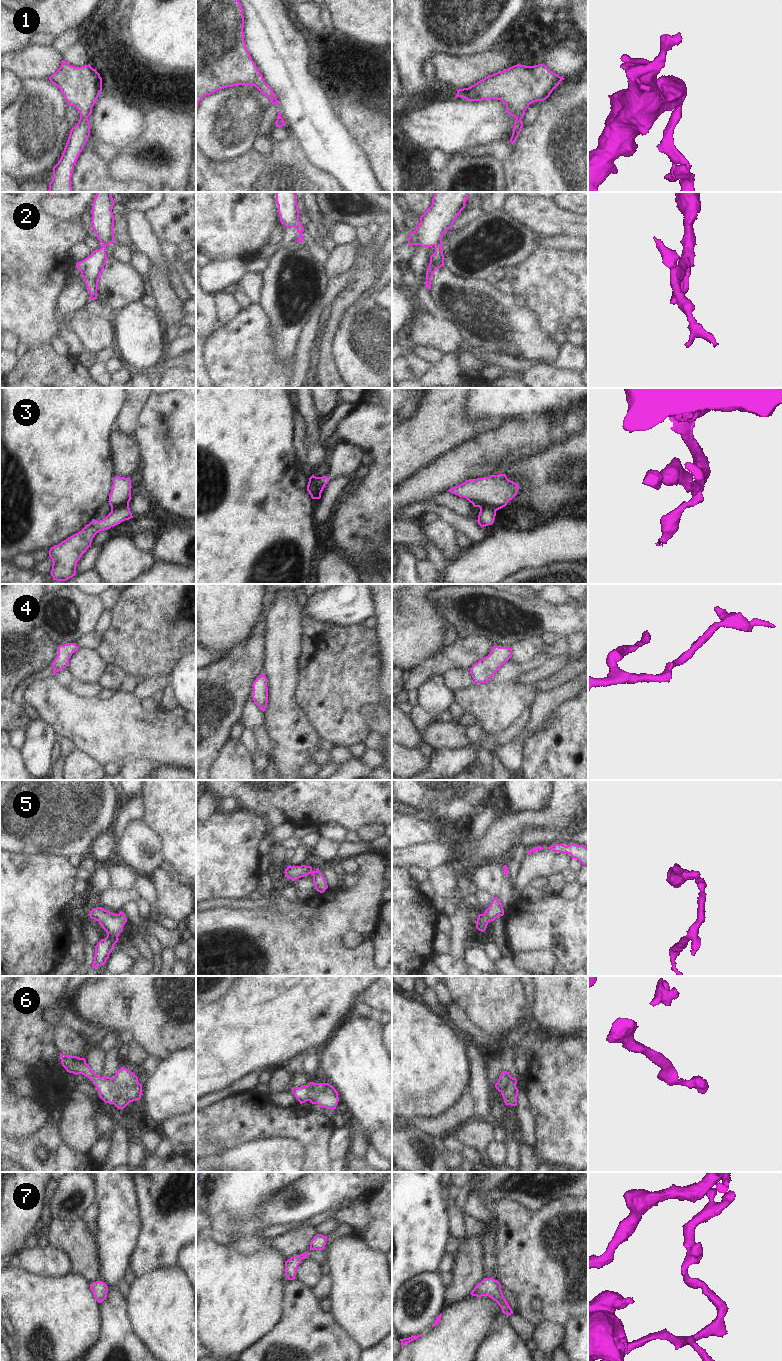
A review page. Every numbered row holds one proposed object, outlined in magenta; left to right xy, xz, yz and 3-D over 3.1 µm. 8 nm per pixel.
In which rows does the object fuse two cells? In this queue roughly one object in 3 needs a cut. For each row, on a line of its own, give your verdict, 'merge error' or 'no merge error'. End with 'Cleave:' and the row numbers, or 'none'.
1: no merge error
2: merge error
3: merge error
4: no merge error
5: no merge error
6: no merge error
7: no merge error
Cleave: 2, 3

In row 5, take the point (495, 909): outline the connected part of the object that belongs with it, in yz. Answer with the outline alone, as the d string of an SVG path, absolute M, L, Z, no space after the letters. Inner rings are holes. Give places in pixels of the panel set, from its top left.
M493 897L490 906L485 910L483 914L479 914L476 922L476 928L484 932L490 921L494 921L498 916L504 915L504 909L500 900Z

